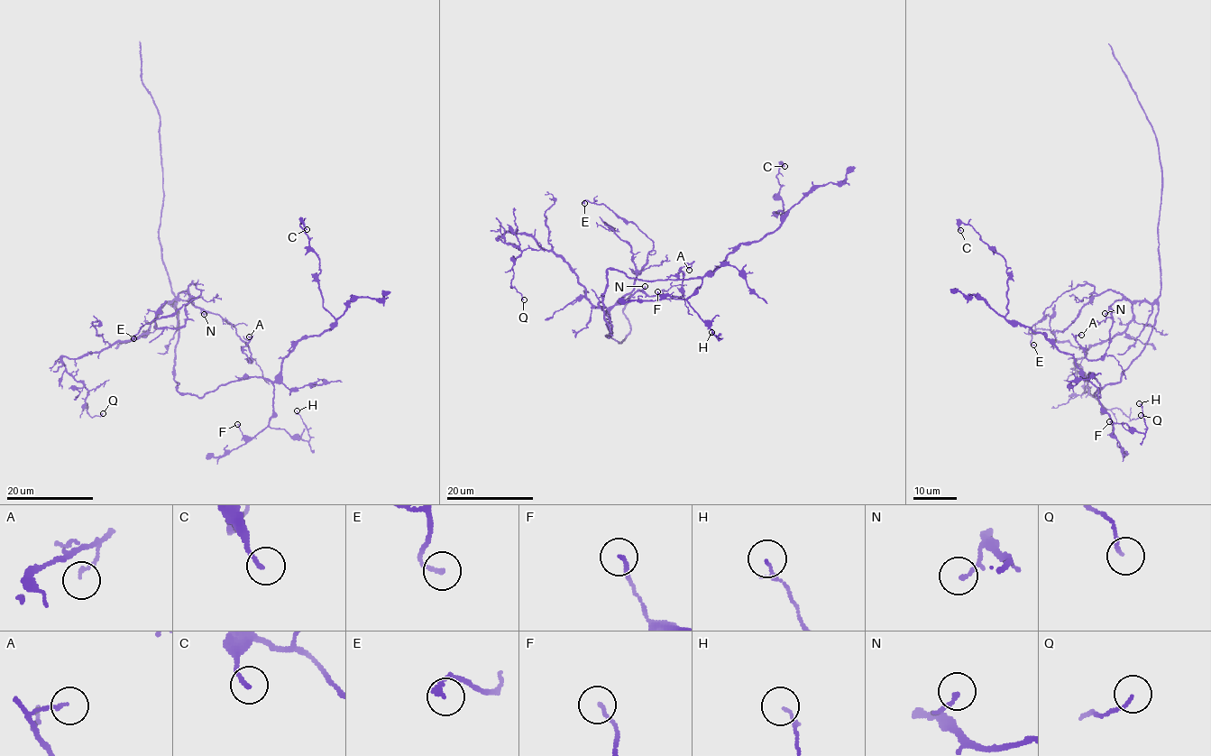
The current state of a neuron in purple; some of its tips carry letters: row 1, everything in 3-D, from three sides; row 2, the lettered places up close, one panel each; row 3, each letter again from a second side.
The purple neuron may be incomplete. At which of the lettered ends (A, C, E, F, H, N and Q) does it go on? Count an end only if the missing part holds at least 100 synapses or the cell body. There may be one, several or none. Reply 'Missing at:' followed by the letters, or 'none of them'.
Missing at: none of them

